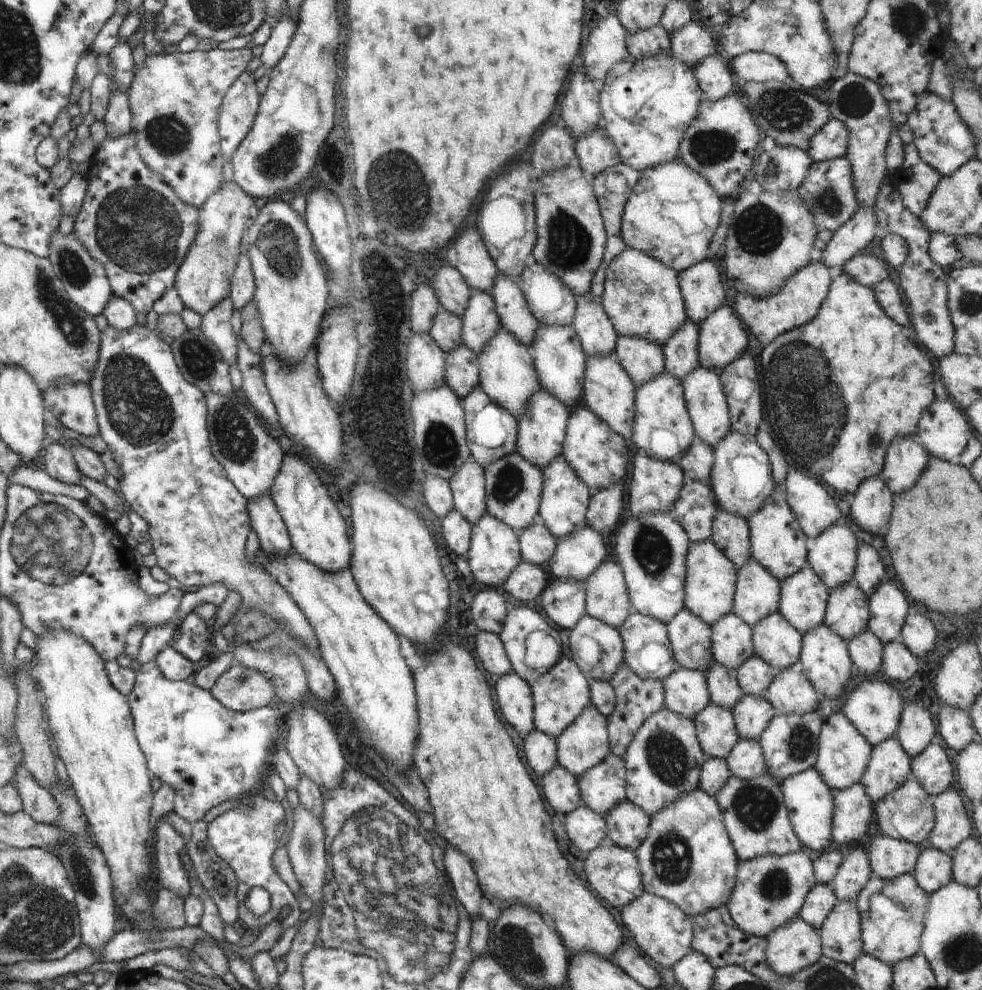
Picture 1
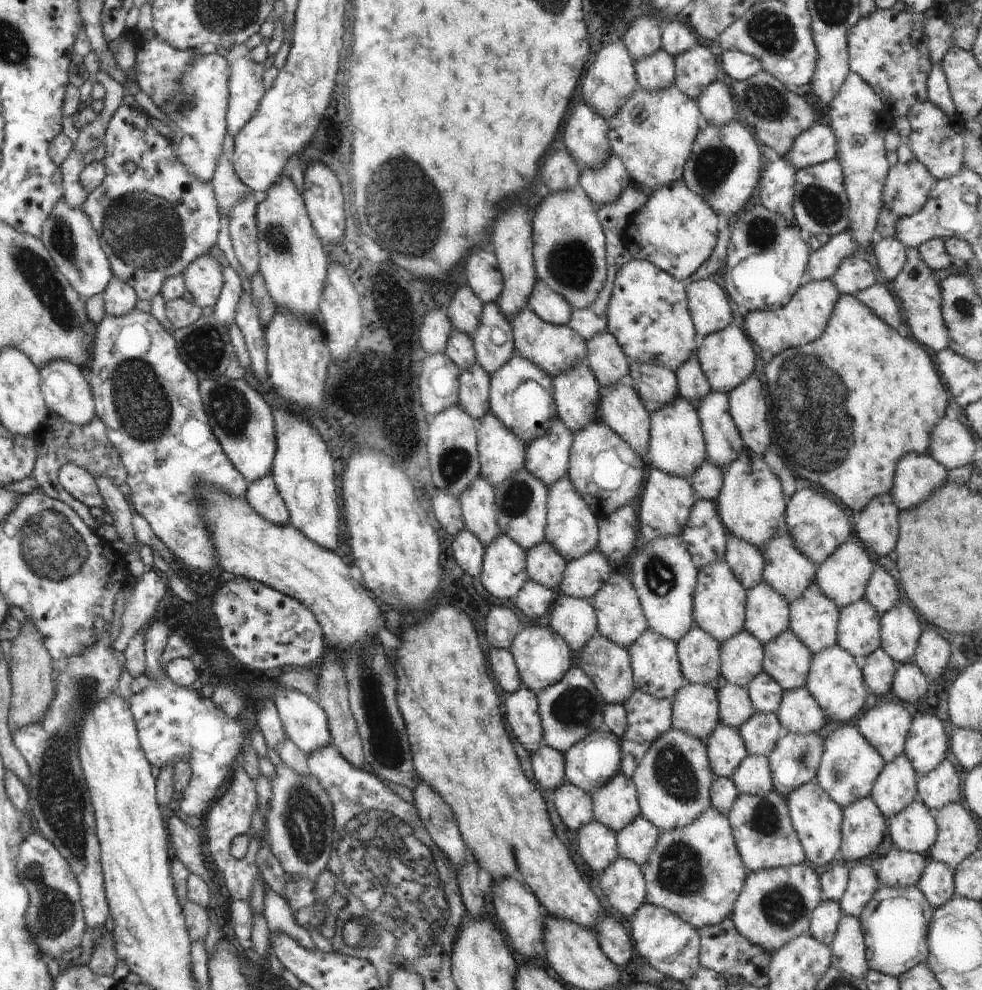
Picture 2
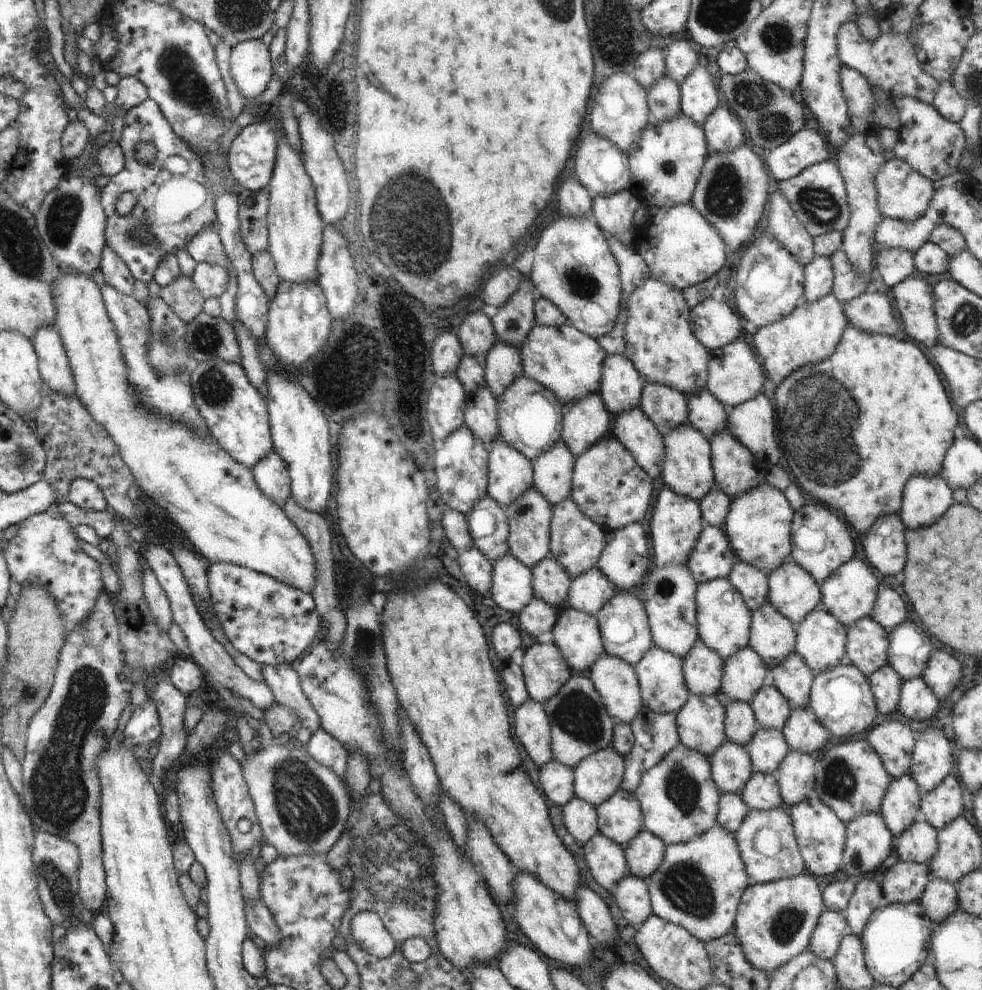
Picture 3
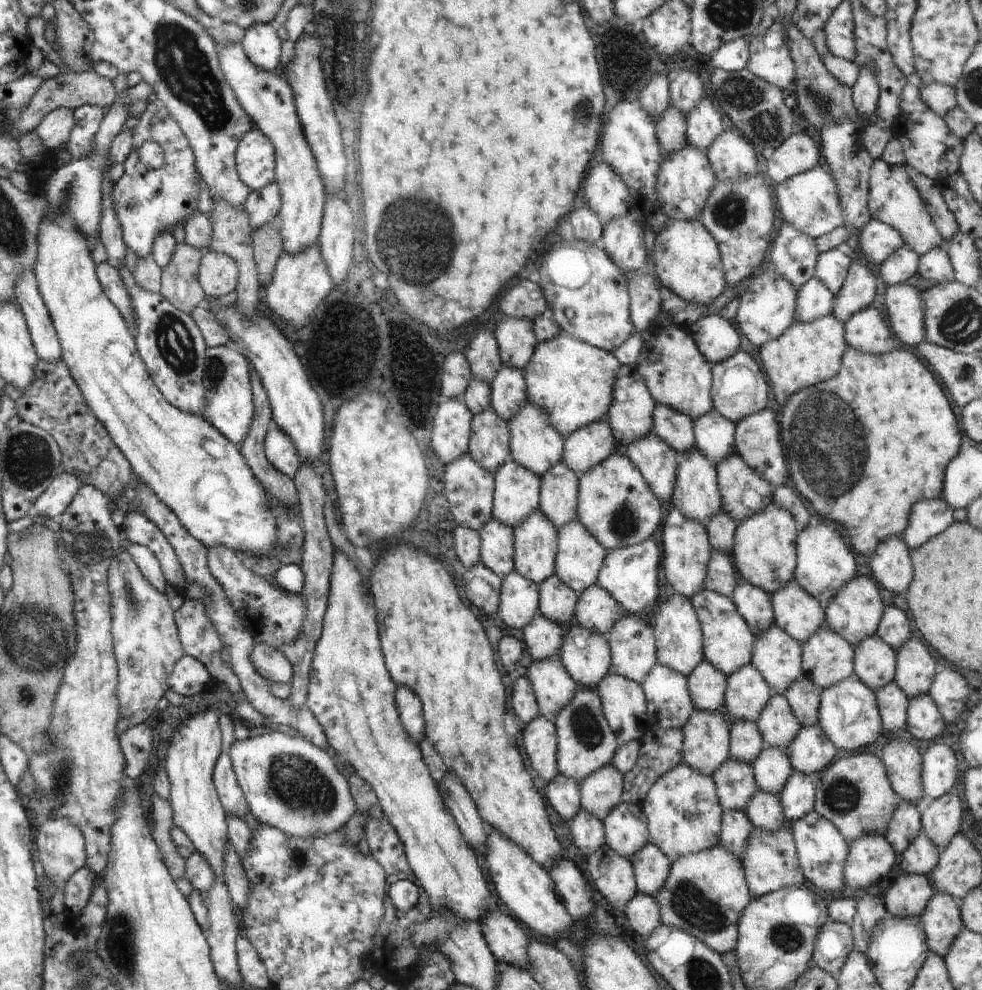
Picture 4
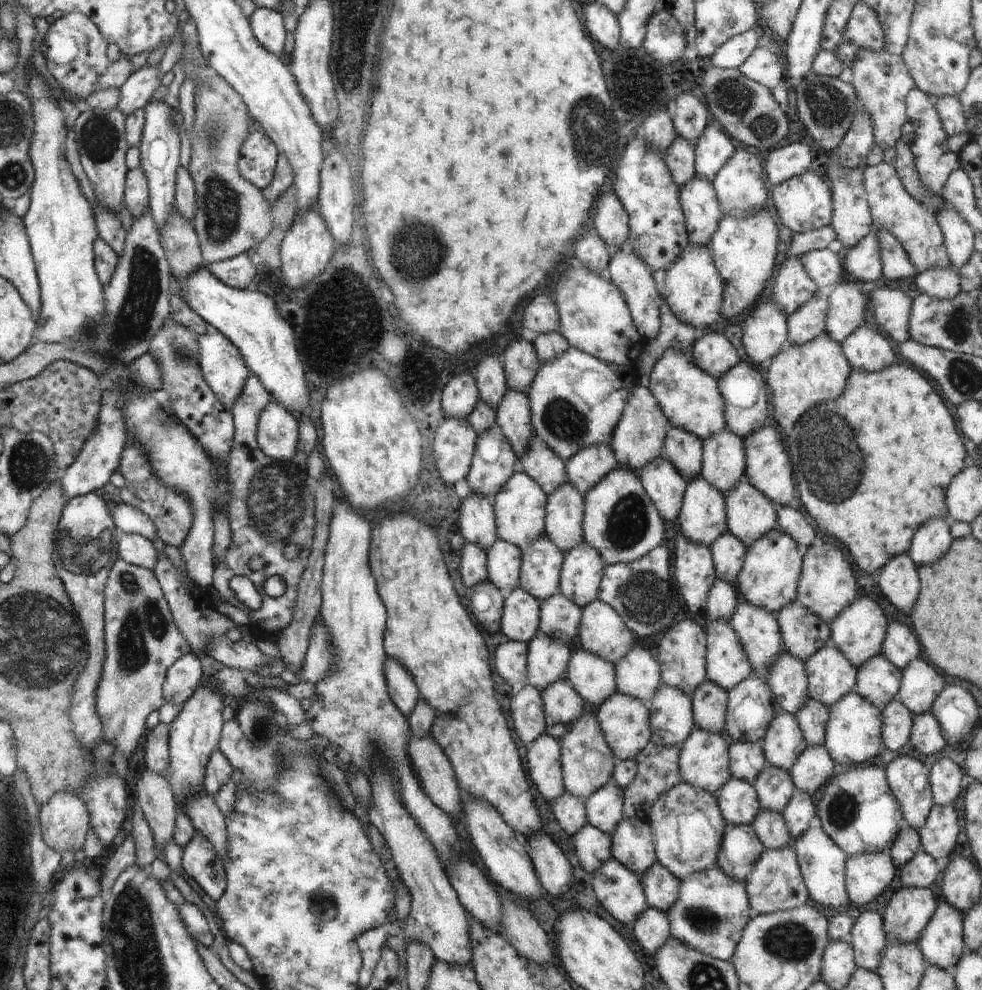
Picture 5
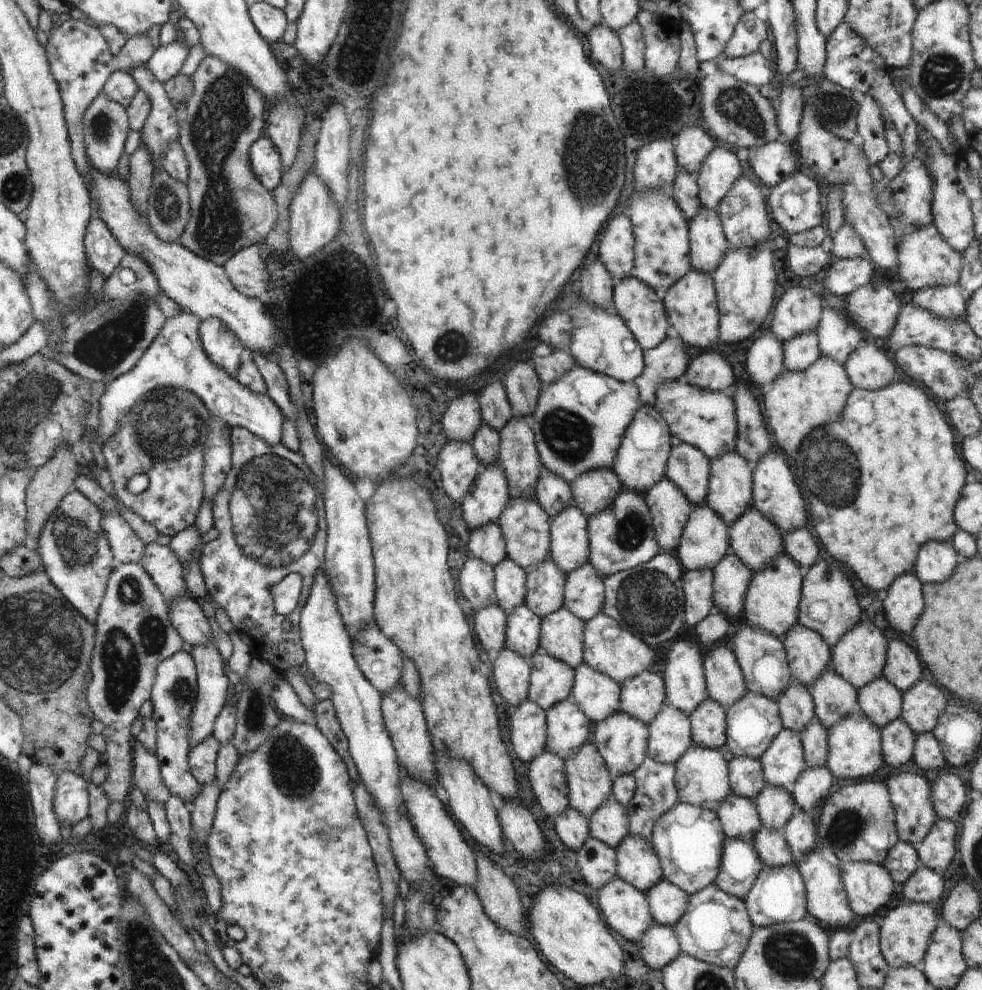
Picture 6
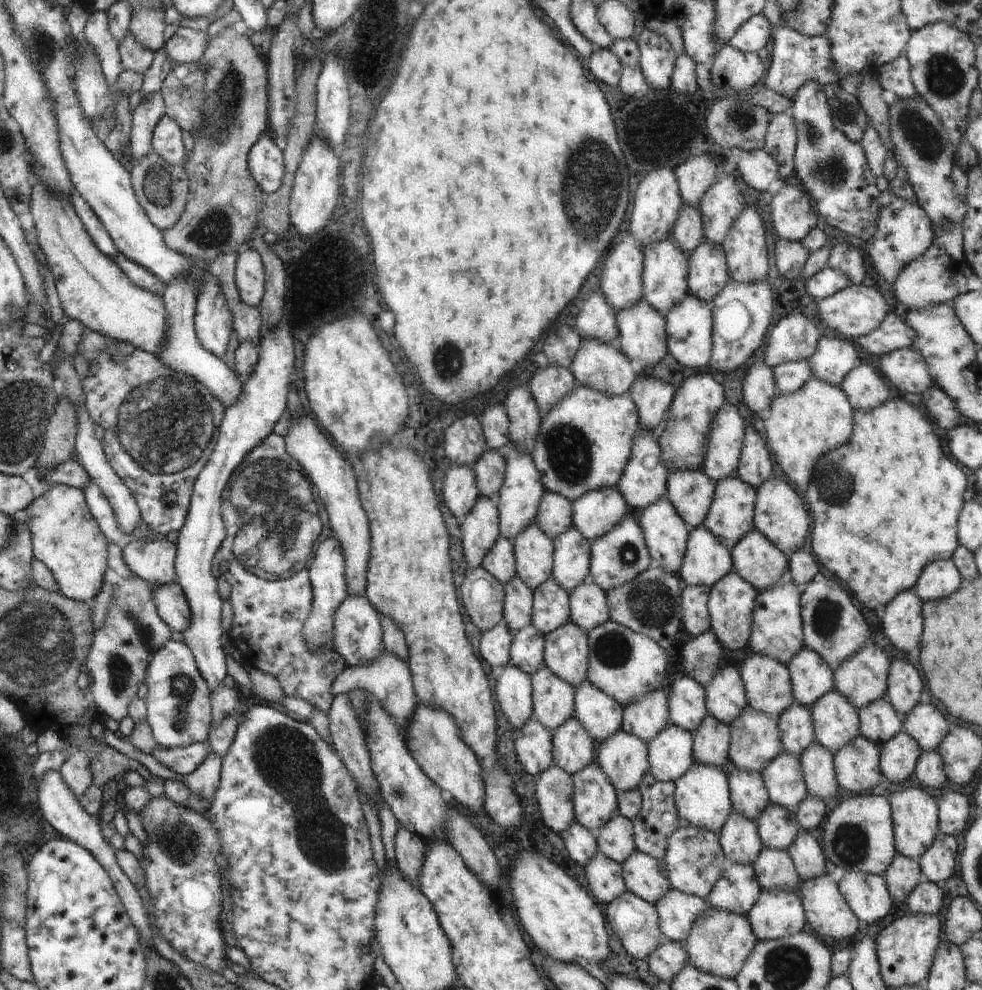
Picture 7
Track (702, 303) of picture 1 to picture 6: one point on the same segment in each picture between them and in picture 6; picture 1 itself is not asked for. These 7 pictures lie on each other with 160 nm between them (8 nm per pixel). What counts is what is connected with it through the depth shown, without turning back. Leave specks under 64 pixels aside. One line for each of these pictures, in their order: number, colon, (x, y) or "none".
2: (707, 304)
3: (713, 324)
4: (715, 338)
5: (712, 353)
6: (708, 371)

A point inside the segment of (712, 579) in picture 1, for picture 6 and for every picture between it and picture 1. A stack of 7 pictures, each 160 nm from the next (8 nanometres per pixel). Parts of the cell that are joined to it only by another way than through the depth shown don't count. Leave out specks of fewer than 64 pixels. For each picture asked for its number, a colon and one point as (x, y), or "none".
2: (718, 599)
3: (722, 620)
4: (727, 643)
5: (725, 665)
6: (724, 684)

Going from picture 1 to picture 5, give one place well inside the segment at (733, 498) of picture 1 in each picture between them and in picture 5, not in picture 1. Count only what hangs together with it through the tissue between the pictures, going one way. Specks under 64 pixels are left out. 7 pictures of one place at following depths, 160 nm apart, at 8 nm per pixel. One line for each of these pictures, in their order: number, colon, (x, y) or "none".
2: (750, 504)
3: (756, 525)
4: (763, 554)
5: (770, 569)

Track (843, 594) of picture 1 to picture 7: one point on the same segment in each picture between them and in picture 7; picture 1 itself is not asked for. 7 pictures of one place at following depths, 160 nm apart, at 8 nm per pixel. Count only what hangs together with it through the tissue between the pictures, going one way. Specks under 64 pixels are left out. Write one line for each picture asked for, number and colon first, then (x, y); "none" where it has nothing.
2: (857, 632)
3: (866, 645)
4: (873, 661)
5: (877, 681)
6: (880, 702)
7: (878, 722)

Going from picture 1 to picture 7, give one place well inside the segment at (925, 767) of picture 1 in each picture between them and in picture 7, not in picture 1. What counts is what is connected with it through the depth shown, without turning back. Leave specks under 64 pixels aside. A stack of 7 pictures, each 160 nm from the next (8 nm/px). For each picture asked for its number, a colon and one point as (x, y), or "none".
2: (939, 787)
3: (941, 805)
4: (939, 822)
5: (937, 835)
6: (935, 852)
7: (937, 862)

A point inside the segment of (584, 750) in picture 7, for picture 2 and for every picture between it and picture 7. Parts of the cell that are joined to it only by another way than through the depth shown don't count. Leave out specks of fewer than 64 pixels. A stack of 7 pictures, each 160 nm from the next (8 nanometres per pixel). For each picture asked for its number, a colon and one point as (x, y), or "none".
2: (541, 656)
3: (544, 671)
4: (553, 688)
5: (561, 705)
6: (567, 728)

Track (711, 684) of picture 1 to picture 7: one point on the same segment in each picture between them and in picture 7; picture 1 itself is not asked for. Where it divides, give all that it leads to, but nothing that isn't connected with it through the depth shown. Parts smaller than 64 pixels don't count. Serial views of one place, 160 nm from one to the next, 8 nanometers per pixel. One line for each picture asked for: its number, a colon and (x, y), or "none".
2: (734, 707)
3: (739, 724)
4: (745, 743)
5: (745, 759)
6: (745, 777)
7: (748, 797)

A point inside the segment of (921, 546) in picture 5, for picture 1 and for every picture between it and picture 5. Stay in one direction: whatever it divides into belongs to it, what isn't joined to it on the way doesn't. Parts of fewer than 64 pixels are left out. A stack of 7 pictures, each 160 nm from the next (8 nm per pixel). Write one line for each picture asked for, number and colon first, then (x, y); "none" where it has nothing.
1: (904, 460)
2: (915, 477)
3: (924, 499)
4: (927, 517)

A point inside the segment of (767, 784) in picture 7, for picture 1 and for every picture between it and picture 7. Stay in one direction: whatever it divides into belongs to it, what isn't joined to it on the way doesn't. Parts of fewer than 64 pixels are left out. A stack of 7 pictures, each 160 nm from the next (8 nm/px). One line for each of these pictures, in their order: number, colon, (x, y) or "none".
1: (753, 676)
2: (764, 693)
3: (770, 709)
4: (777, 725)
5: (782, 741)
6: (782, 762)

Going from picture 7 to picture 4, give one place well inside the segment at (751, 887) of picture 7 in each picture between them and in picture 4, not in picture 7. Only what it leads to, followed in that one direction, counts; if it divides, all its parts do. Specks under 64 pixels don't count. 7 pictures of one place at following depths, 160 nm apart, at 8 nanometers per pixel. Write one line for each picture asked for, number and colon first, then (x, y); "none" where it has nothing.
4: (735, 828)
5: (740, 848)
6: (739, 867)

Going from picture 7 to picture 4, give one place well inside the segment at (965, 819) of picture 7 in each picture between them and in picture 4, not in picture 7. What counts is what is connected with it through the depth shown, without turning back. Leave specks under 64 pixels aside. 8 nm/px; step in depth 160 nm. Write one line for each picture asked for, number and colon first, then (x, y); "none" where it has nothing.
4: (939, 771)
5: (944, 777)
6: (947, 792)

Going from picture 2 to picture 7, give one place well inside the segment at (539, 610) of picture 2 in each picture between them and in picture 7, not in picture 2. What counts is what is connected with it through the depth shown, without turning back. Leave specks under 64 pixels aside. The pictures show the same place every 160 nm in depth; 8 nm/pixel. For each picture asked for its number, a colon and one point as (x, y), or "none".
3: (536, 618)
4: (542, 639)
5: (546, 658)
6: (550, 681)
7: (552, 698)

